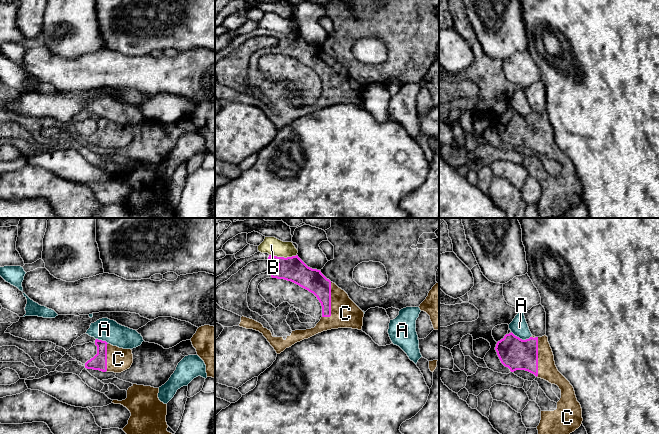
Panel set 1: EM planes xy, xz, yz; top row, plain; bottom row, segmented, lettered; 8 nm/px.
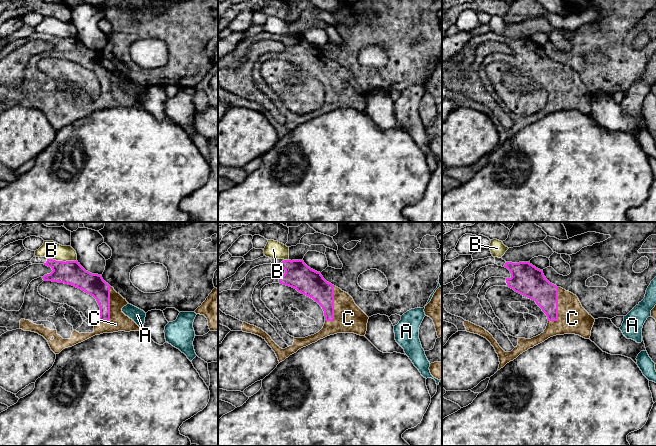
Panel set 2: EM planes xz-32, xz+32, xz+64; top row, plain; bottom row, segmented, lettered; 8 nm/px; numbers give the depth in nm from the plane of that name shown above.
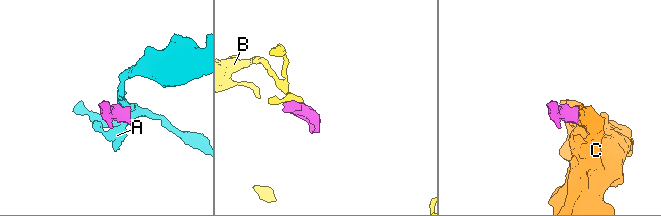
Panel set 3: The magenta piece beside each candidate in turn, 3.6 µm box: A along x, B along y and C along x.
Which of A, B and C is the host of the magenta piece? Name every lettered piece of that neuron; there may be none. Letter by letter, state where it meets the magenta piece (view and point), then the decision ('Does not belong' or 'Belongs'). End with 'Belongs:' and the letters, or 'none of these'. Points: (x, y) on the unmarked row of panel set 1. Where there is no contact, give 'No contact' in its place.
A: Touches magenta at yz (521, 115). Does not belong
B: Touches magenta at xz (283, 33). Does not belong
C: Touches magenta at xz (330, 79). Belongs
Belongs: C

